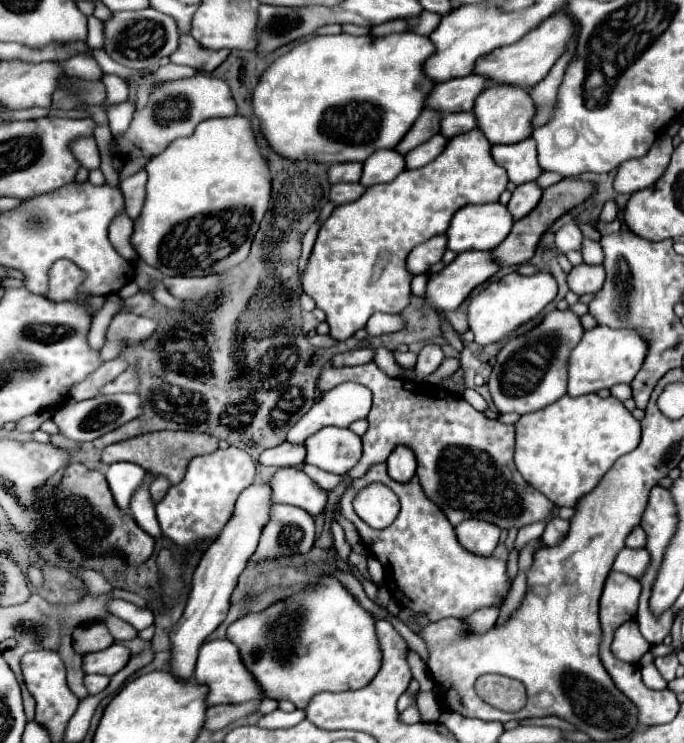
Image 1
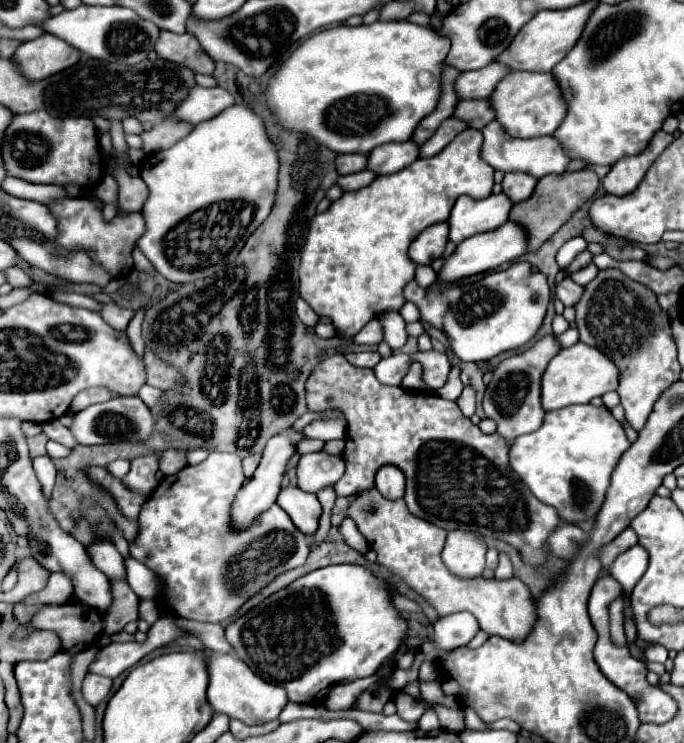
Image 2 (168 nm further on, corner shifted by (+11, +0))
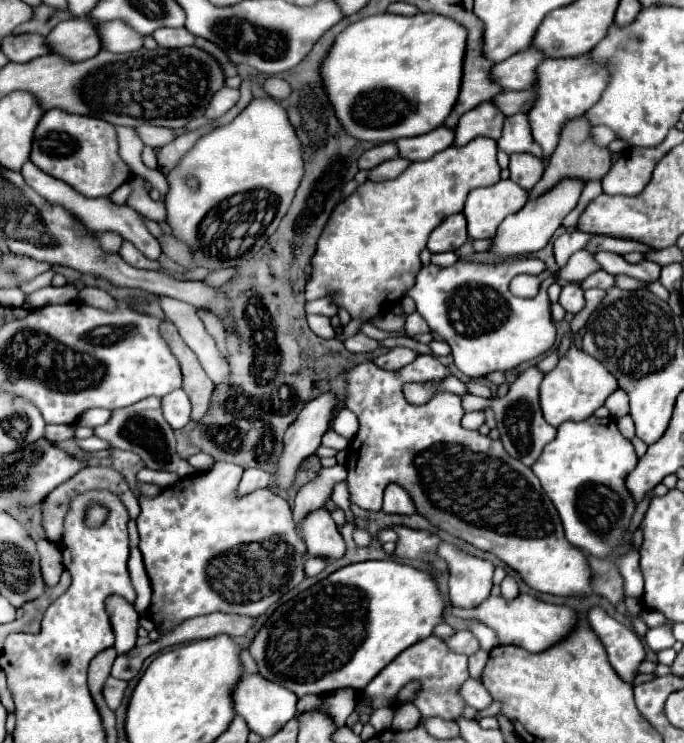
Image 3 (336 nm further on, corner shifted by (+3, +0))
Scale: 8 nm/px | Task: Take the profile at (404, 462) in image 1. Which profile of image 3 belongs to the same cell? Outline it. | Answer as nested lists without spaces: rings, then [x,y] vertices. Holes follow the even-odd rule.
[[[390,484],[384,492],[384,506],[382,510],[386,514],[414,514],[416,506],[412,504],[408,492],[404,492],[400,486]]]

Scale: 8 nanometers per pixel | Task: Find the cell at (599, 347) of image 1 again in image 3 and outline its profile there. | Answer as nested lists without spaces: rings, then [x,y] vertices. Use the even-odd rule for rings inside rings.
[[[574,346],[558,362],[558,366],[548,372],[540,384],[540,408],[544,414],[544,420],[550,426],[560,426],[566,420],[580,422],[594,414],[596,408],[604,404],[604,400],[618,388],[616,378],[600,364],[598,360],[592,360],[592,356],[584,354],[582,350],[576,350]]]

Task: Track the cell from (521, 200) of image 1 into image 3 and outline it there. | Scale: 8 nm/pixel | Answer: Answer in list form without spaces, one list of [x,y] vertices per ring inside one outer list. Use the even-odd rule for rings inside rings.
[[[528,154],[510,156],[510,178],[524,190],[532,190],[536,182],[542,178],[542,174],[544,174],[544,164],[542,160],[536,160],[536,156]]]

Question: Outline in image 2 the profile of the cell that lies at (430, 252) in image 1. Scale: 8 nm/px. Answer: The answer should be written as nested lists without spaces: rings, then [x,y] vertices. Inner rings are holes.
[[[448,222],[434,224],[426,228],[408,248],[410,260],[414,264],[432,264],[432,260],[440,258],[444,252],[444,246],[448,242]]]

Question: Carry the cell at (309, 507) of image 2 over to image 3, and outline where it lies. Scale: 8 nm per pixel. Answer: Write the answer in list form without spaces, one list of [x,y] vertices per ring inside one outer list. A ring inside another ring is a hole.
[[[326,508],[308,514],[302,522],[302,532],[310,556],[324,560],[338,560],[344,556],[346,552],[344,538],[340,536],[338,526],[334,524]]]

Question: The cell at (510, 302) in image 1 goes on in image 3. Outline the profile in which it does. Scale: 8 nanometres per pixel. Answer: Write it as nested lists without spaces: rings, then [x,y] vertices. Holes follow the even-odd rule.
[[[580,250],[570,257],[566,268],[562,268],[554,278],[548,278],[540,284],[540,292],[534,298],[518,298],[508,288],[510,280],[518,274],[540,274],[540,272],[544,272],[542,260],[538,260],[538,258],[514,258],[514,260],[500,262],[500,264],[478,264],[478,262],[458,260],[450,268],[440,268],[440,266],[432,266],[432,264],[422,266],[422,270],[416,276],[416,284],[406,292],[406,296],[410,296],[416,302],[418,312],[428,322],[430,330],[440,334],[450,344],[454,364],[458,366],[458,370],[470,378],[484,378],[490,372],[512,370],[512,368],[520,366],[522,362],[534,360],[540,354],[548,352],[556,340],[556,328],[554,328],[554,322],[550,316],[550,300],[546,294],[548,286],[558,279],[580,283],[584,278],[588,278],[590,274],[594,274],[598,270],[600,270],[600,264],[594,260],[594,254]]]

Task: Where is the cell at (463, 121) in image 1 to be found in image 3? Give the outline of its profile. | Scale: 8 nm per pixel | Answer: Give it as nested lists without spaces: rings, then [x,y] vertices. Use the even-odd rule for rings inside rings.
[[[522,90],[522,92],[502,92],[498,94],[492,102],[498,104],[498,108],[506,114],[512,116],[516,112],[528,112],[534,104],[536,94],[530,90]]]

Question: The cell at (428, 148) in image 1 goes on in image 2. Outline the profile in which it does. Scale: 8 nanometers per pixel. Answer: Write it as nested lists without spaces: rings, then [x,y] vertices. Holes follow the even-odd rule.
[[[454,118],[444,120],[444,124],[440,124],[440,128],[434,132],[434,136],[420,146],[420,158],[428,158],[428,156],[438,154],[456,134],[460,134],[466,128],[468,126],[464,122],[460,122],[460,120],[454,120]]]

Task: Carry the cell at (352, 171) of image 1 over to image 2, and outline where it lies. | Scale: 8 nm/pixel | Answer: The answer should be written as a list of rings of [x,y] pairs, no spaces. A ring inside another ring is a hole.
[[[340,154],[336,156],[336,172],[342,176],[354,174],[366,168],[366,154]]]

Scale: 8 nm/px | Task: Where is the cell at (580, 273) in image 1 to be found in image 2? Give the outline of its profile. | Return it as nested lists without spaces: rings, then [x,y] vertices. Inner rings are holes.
[[[566,276],[562,282],[556,284],[556,298],[562,300],[564,306],[574,306],[584,294],[584,288],[576,284],[570,276]]]

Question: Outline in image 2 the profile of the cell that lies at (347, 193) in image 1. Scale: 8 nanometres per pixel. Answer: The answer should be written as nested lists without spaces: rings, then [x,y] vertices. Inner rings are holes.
[[[356,172],[356,174],[348,174],[348,176],[340,176],[336,186],[340,186],[344,192],[352,192],[352,190],[360,190],[364,186],[368,186],[376,176],[372,172]]]

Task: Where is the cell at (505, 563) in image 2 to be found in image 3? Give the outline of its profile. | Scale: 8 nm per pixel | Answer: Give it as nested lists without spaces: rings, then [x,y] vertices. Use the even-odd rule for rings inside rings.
[[[506,576],[502,582],[502,598],[504,600],[514,600],[518,596],[518,586],[512,576]]]

